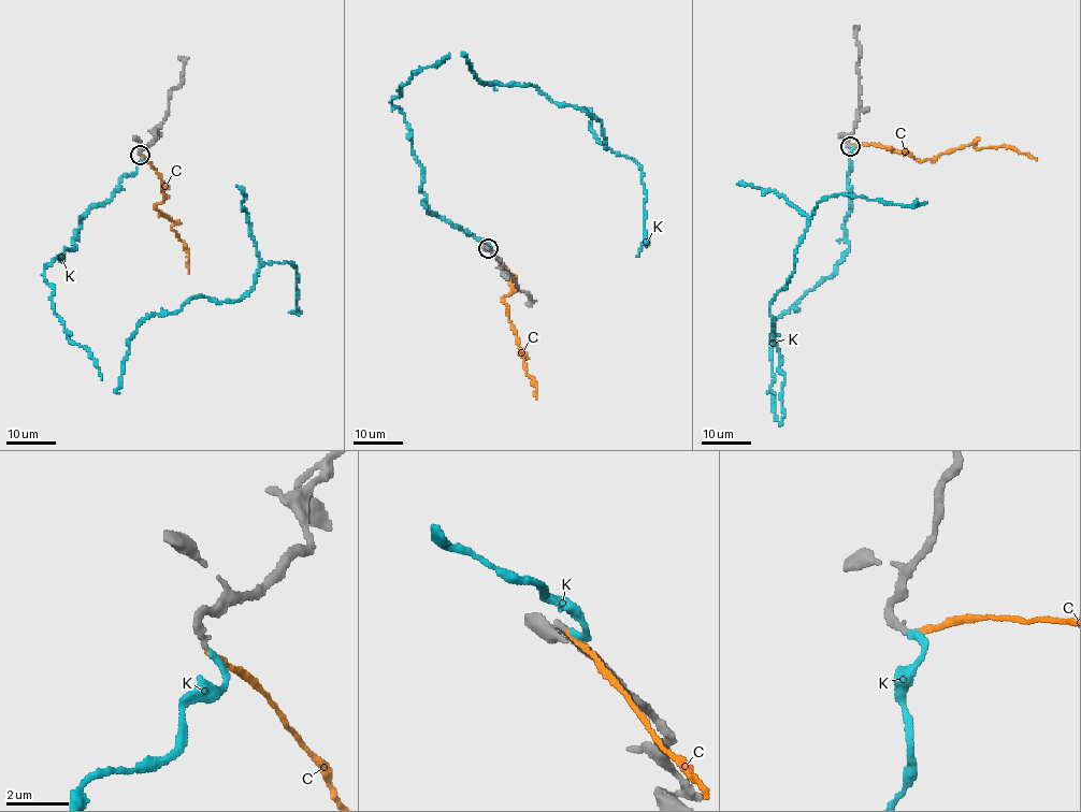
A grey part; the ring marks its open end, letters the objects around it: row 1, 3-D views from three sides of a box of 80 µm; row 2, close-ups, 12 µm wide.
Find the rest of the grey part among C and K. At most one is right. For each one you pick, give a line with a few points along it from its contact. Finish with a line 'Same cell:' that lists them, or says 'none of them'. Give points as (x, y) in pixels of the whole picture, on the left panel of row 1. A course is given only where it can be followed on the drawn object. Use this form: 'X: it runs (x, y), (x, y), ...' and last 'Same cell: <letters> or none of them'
Same cell: K

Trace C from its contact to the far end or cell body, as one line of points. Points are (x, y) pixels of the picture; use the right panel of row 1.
C: (849, 146), (883, 146), (922, 160), (936, 159), (951, 150), (973, 144), (979, 149), (1013, 148), (1035, 160)

